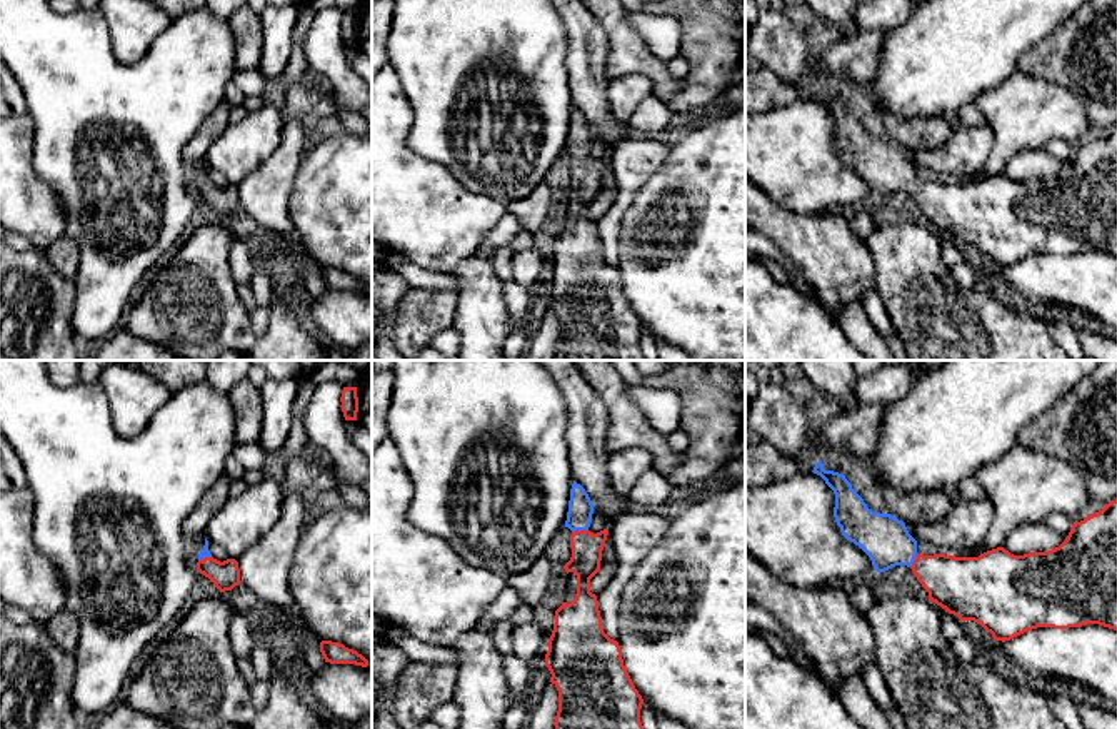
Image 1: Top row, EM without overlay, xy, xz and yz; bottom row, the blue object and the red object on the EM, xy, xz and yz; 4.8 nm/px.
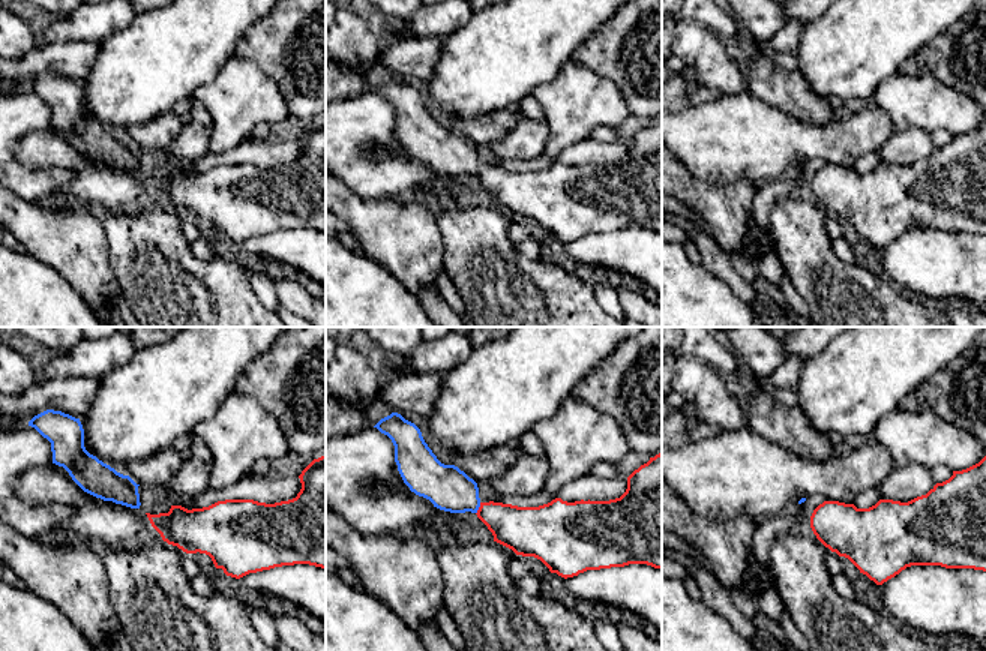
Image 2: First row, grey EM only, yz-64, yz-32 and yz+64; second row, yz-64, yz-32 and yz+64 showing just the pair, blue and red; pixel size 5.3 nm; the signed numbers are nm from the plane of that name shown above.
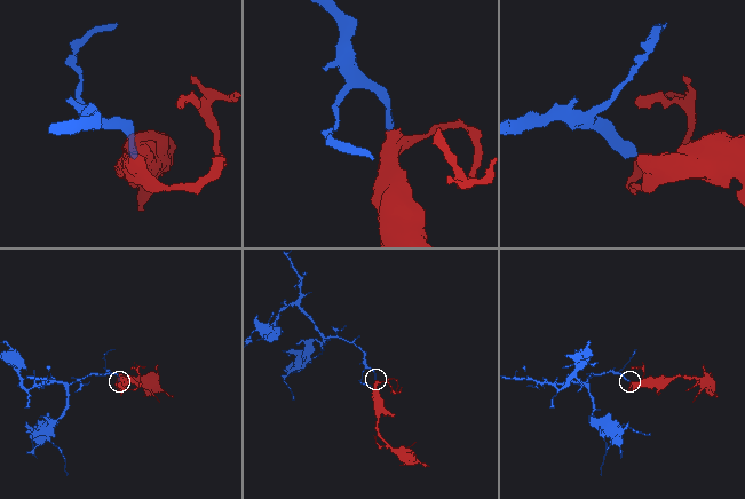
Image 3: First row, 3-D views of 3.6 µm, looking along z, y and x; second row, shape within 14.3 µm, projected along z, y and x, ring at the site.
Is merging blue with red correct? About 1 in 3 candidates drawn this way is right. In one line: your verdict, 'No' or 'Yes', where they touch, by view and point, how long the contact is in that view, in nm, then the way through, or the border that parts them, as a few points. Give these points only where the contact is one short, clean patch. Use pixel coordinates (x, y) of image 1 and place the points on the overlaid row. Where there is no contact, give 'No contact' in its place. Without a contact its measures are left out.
Yes. Touches blue at xz (579, 529). Shared border 80 nm. Path across: xz (581, 507), (579, 529), (587, 548)

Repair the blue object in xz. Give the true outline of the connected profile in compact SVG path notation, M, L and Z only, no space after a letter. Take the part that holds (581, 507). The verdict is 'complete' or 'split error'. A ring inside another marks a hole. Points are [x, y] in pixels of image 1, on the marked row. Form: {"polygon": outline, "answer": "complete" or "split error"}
{"polygon": "M574 480L570 489L565 527L572 530L572 557L565 572L577 576L577 594L570 604L562 602L555 611L555 624L548 639L545 666L550 682L558 691L555 729L644 729L640 722L642 696L635 689L622 659L617 641L602 627L597 596L590 592L590 579L600 571L602 551L609 530L590 532L594 504L585 489Z", "answer": "split error"}

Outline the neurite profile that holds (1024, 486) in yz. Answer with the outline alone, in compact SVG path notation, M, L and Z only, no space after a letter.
M1014 444L995 462L985 464L975 472L975 479L990 499L995 515L987 535L974 551L987 552L1004 547L1007 535L1024 522L1044 522L1050 512L1062 512L1070 520L1090 500L1084 477L1069 464L1045 452Z

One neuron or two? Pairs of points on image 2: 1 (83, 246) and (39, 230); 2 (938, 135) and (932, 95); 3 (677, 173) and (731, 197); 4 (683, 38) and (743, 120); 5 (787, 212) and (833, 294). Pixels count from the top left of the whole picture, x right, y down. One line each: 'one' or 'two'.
1: one
2: two
3: one
4: two
5: one

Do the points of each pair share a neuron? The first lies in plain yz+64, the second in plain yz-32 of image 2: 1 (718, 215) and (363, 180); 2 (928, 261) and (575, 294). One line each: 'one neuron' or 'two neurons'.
1: two neurons
2: two neurons

